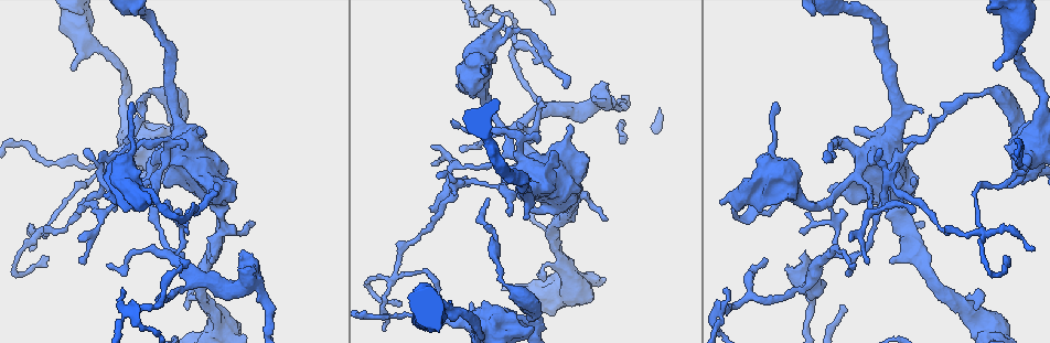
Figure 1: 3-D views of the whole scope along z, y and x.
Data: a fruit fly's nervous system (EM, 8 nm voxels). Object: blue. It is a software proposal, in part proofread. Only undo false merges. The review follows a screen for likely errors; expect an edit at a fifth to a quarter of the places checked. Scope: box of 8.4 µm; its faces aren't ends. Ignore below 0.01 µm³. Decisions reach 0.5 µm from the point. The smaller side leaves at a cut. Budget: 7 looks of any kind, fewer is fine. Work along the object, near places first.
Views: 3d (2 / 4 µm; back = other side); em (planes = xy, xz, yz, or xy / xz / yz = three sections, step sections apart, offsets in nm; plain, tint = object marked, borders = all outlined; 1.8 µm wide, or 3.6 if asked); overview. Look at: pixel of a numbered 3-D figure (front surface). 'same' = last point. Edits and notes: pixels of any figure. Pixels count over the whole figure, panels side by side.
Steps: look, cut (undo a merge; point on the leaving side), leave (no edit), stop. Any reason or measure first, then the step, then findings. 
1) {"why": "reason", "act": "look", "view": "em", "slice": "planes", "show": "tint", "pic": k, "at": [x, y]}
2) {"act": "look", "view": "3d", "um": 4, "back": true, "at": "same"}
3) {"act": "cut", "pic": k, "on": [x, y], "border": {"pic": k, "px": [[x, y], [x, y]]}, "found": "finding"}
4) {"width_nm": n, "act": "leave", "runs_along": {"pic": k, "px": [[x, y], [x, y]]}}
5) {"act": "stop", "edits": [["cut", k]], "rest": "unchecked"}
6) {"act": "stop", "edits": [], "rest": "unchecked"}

{"why": "calibre changes", "act": "look", "view": "3d", "um": 4, "pic": 1, "at": [994, 95]}

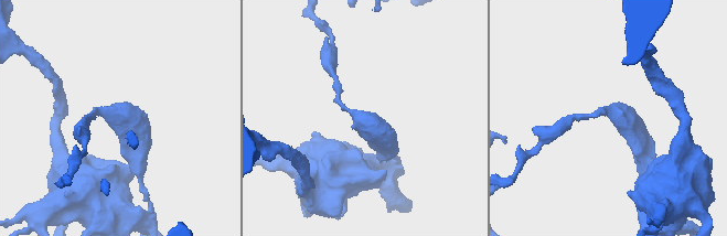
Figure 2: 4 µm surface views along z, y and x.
{"why": "need the tissue", "act": "look", "view": "em", "slice": "planes", "show": "tint", "pic": 2, "at": [112, 113]}

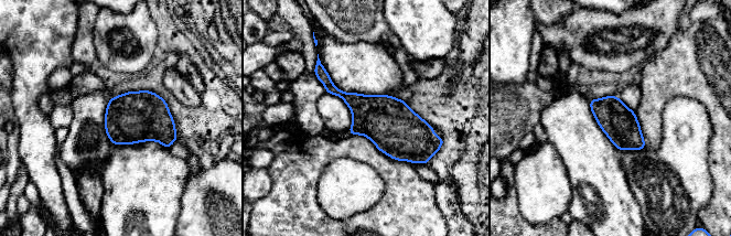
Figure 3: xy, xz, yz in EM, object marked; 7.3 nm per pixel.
{"act": "leave", "found": "all the same cell"}

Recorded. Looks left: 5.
{"why": "abrupt turn", "act": "look", "view": "3d", "um": 2, "pic": 1, "at": [399, 275]}

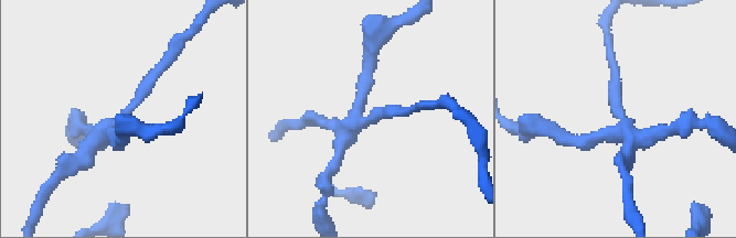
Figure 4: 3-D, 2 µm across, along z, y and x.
{"arms": 4, "why": "shape alone is not enough", "act": "look", "view": "em", "slice": "xy", "step": 4, "show": "tint", "pic": 4, "at": [129, 109]}

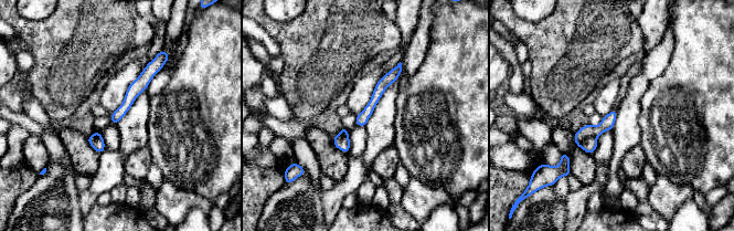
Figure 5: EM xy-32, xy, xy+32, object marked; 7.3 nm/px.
{"act": "cut", "pic": 5, "on": [589, 144], "border": {"pic": 5, "px": [[596, 137], [586, 137], [580, 146]]}, "found": "a second cell is stuck on"}

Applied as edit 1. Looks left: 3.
{"why": "calibre changes", "act": "look", "view": "em", "slice": "xy", "step": 16, "show": "tint", "pic": 1, "at": [525, 325]}

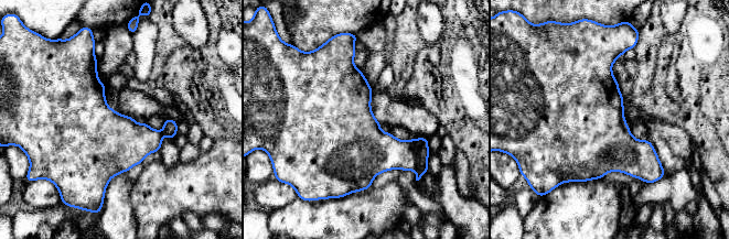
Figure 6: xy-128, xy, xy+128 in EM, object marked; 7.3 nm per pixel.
{"act": "cut", "pic": 6, "on": [420, 144], "border": {"pic": 6, "px": [[410, 140], [417, 156], [416, 170]]}, "found": "a second cell is stuck on"}

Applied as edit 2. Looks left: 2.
{"act": "stop", "edits": [["cut", 5], ["cut", 6]], "rest": "unchecked"}

